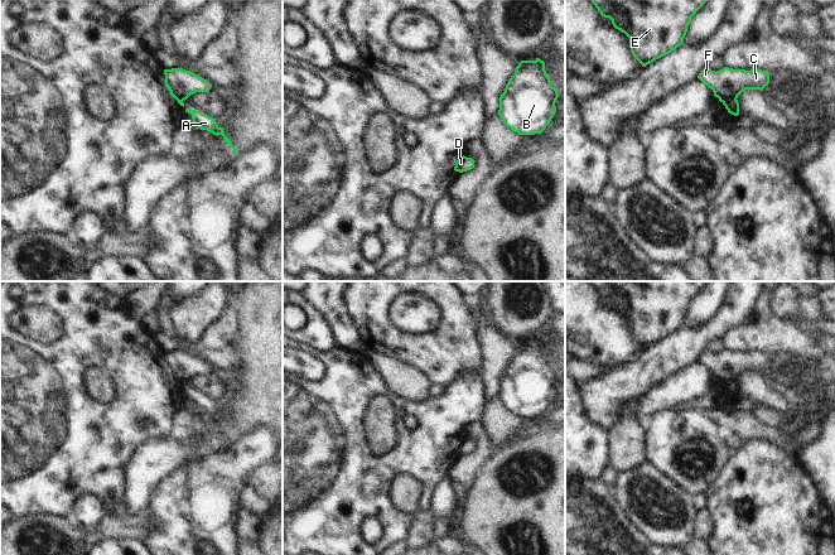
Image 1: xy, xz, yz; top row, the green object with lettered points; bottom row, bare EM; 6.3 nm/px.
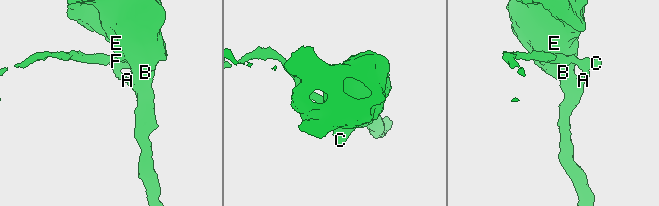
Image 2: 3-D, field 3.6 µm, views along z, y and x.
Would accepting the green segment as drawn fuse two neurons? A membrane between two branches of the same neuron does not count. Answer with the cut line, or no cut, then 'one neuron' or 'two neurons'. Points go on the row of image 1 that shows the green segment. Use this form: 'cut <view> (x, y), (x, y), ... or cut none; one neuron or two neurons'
cut yz (735, 97), (728, 97), (722, 101); two neurons

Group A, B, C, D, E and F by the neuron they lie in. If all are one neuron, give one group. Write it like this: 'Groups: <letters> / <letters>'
Groups: A B D E / C F

